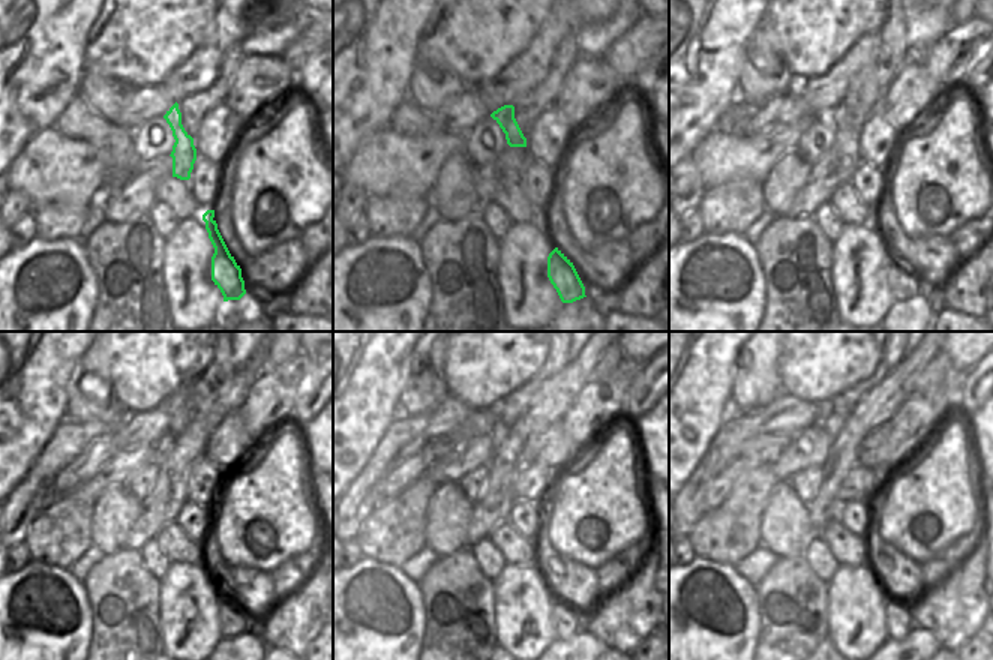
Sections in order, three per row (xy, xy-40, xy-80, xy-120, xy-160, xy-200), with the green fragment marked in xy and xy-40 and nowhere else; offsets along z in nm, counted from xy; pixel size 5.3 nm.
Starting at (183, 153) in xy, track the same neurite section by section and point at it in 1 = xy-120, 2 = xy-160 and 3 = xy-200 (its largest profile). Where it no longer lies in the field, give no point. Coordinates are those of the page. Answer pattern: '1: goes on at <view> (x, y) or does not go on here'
1: goes on at xy-120 (162, 447)
2: goes on at xy-160 (500, 431)
3: goes on at xy-200 (833, 423)

